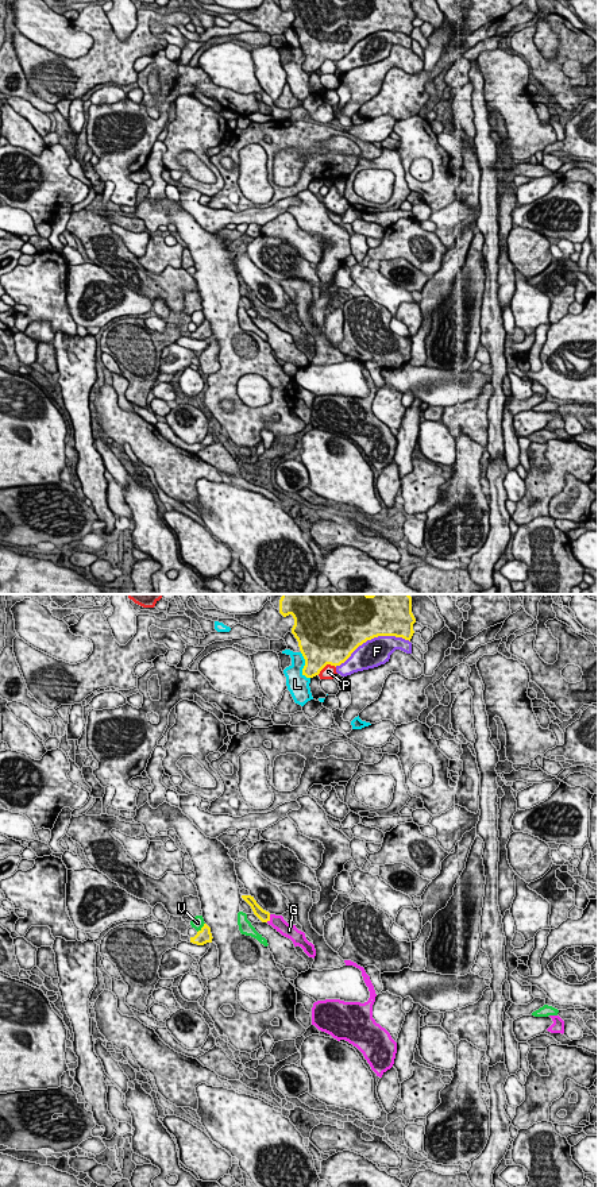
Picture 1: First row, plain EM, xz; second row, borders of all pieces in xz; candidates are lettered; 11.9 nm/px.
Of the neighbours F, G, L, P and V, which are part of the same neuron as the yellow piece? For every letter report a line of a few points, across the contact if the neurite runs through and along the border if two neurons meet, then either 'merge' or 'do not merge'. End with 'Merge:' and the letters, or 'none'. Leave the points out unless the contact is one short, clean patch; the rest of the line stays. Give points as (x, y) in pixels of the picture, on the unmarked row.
F: do not merge
G: xz (263, 311), (269, 313), (286, 324) | merge
L: do not merge
P: do not merge
V: do not merge
Merge: G

